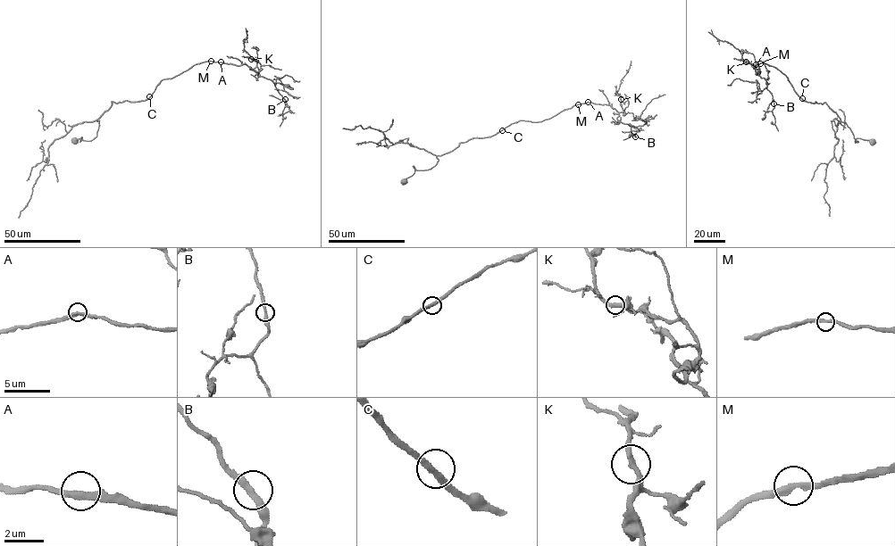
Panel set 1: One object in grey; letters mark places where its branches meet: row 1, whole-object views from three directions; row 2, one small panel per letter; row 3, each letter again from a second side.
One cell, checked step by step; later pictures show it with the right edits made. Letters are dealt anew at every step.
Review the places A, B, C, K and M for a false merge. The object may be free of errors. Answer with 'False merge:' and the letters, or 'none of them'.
False merge: none of them

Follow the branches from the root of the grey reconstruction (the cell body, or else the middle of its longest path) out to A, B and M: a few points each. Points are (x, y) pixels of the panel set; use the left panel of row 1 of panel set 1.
A: (75, 140), (94, 139), (96, 120), (112, 102), (144, 101), (162, 80), (197, 63), (221, 62)
B: (75, 140), (94, 139), (112, 102), (145, 100), (162, 80), (207, 61), (246, 64), (285, 99)
M: (75, 140), (94, 139), (96, 120), (112, 102), (145, 100), (162, 80), (211, 61)

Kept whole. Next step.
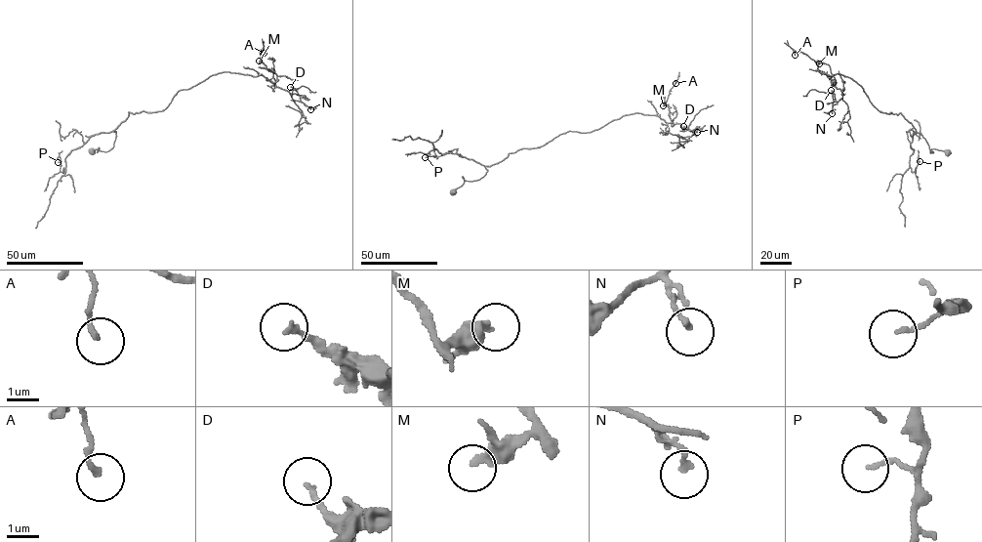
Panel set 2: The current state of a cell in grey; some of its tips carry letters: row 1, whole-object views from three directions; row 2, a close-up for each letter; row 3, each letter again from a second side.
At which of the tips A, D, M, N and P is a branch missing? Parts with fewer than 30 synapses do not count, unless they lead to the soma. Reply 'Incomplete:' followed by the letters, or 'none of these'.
Incomplete: M

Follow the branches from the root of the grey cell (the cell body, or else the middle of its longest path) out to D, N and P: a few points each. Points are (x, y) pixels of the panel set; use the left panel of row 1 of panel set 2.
D: (93, 150), (110, 149), (129, 112), (162, 111), (214, 74), (262, 75), (305, 97), (290, 87)
N: (93, 150), (110, 149), (129, 112), (162, 111), (179, 91), (224, 71), (262, 75), (304, 96), (310, 109)
P: (93, 150), (110, 149), (116, 131), (95, 134), (72, 149), (65, 158), (62, 172), (58, 162)

